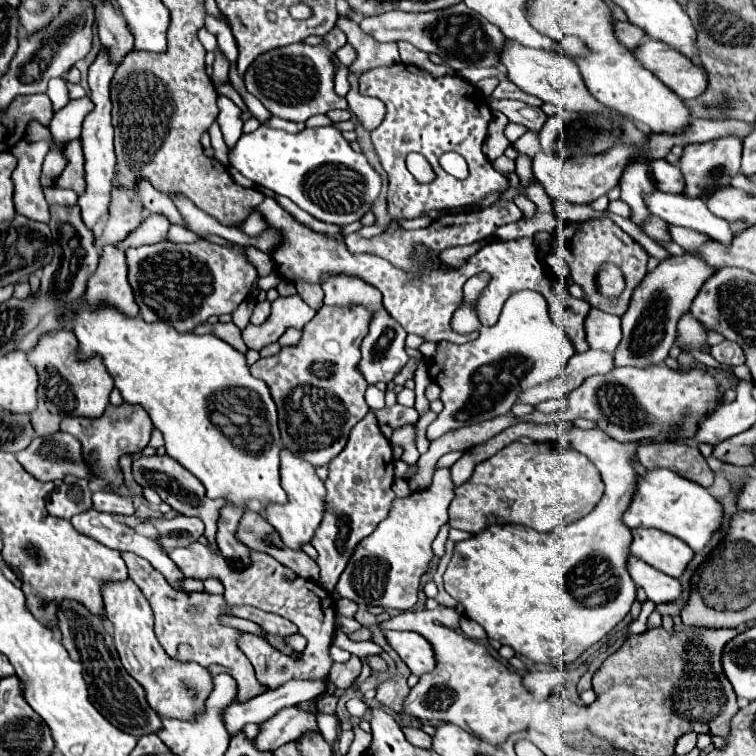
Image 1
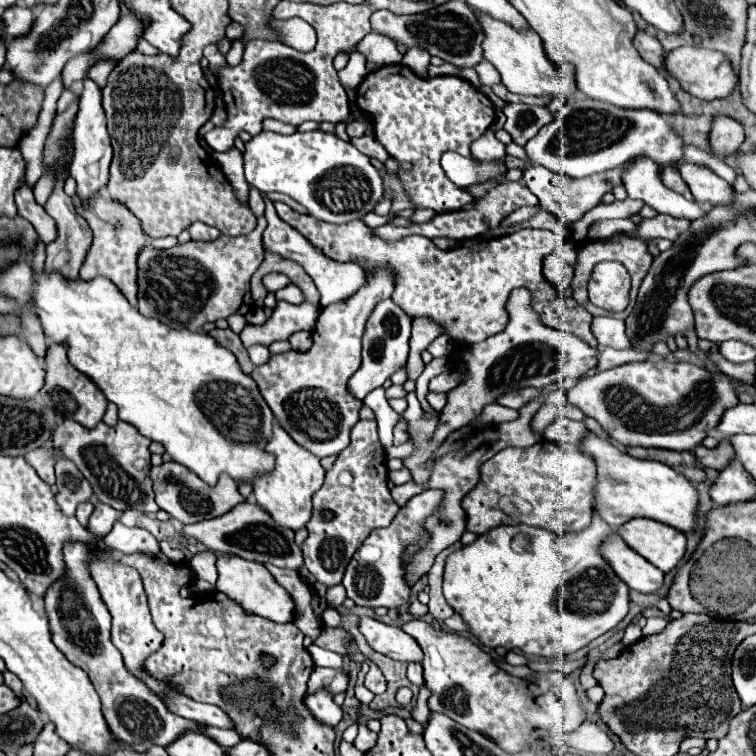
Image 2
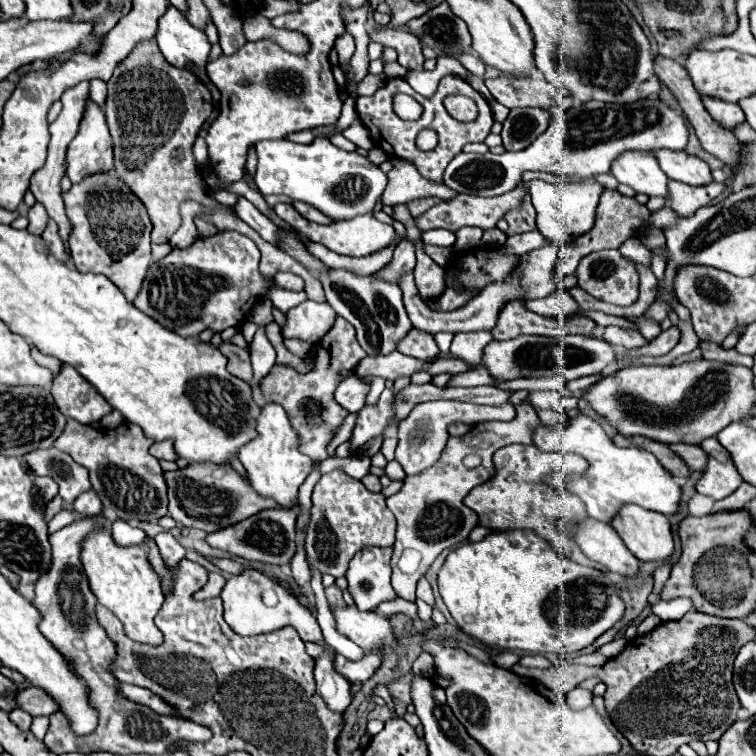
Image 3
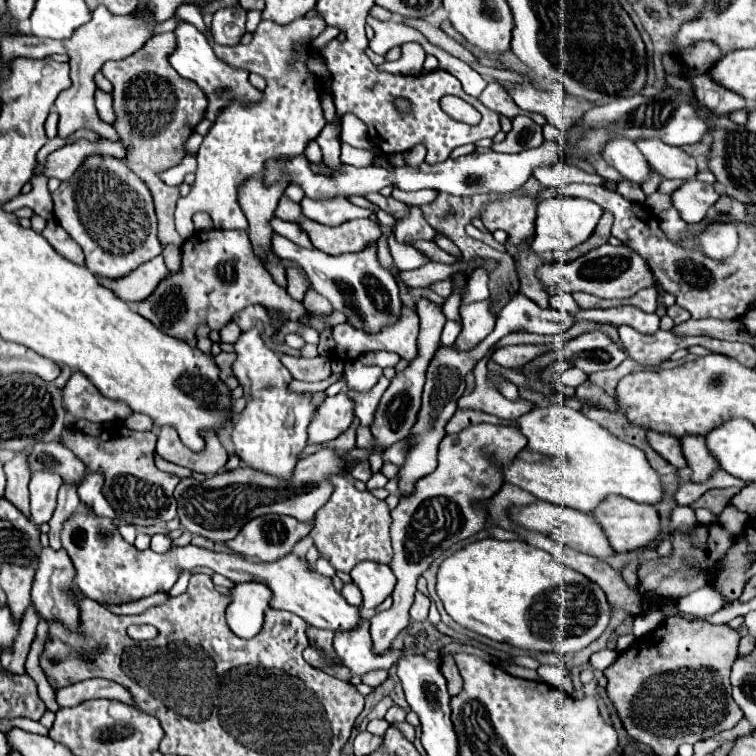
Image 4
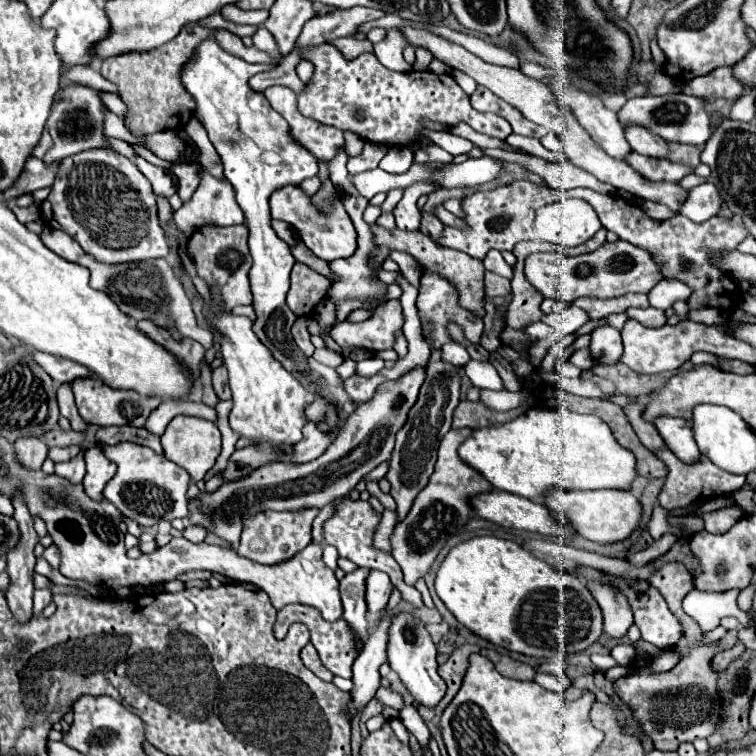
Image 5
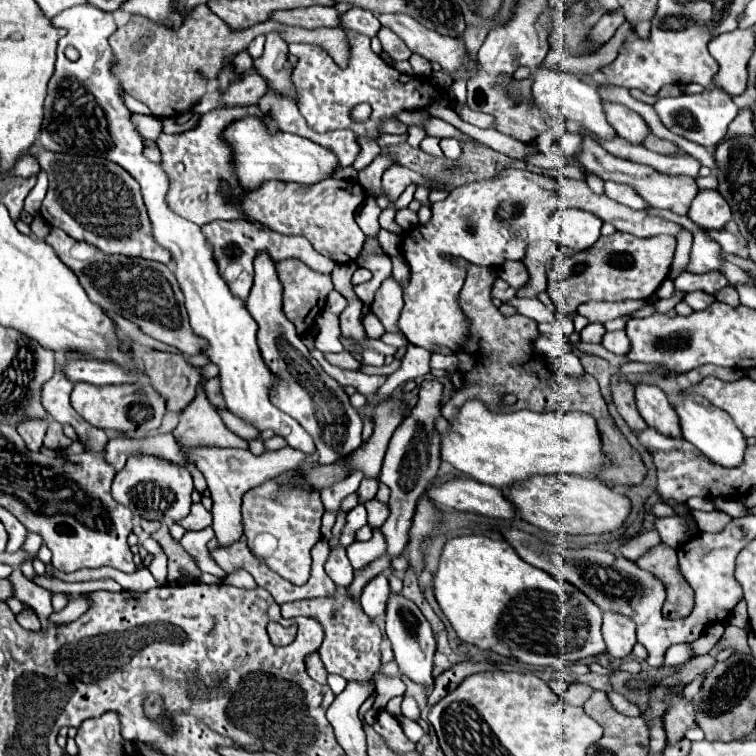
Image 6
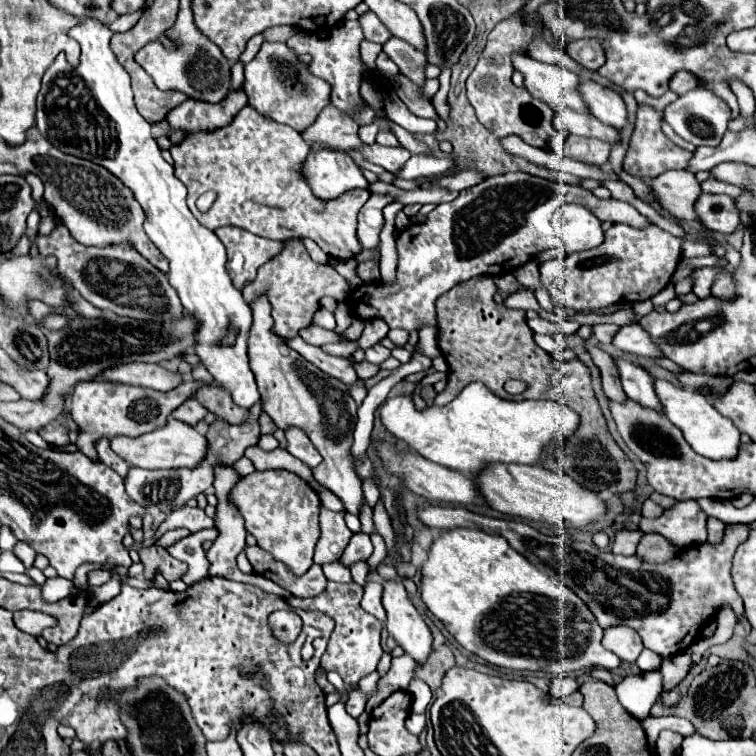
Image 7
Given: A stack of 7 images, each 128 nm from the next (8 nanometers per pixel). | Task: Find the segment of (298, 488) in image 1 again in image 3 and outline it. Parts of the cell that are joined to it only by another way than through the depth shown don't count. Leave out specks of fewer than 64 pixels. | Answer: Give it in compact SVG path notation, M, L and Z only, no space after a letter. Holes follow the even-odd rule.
M274 402L264 404L260 410L260 416L256 418L256 432L258 436L248 444L244 444L238 452L238 458L244 464L252 486L256 488L256 492L260 492L262 496L274 498L284 508L296 506L298 488L310 474L312 460L306 454L298 452L298 446L300 446L298 432L292 428L286 410ZM349 456L346 458L330 458L326 462L322 462L322 474L324 472L332 472L332 470L341 469L349 476L361 480L369 473L371 459L367 456Z

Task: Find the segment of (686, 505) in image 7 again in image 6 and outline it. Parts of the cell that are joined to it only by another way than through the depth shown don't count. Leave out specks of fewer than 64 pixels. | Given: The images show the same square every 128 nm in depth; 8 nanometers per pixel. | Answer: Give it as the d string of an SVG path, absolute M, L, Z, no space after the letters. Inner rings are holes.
M674 514L674 516L666 516L666 518L656 518L654 522L656 532L660 534L660 540L672 548L678 548L688 536L688 522L686 516Z

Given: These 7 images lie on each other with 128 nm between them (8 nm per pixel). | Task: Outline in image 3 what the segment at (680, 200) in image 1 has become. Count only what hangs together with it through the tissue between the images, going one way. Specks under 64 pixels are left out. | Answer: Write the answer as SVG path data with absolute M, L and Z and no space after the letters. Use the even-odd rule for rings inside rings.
M622 152L612 162L610 172L616 176L618 182L634 188L636 192L648 196L668 196L668 178L664 176L664 172L660 172L660 166L650 152Z

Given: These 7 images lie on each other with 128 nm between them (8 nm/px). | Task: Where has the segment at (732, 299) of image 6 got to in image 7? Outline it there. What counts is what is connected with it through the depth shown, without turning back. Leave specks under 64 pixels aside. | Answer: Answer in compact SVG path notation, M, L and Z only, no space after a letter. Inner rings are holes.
M726 272L718 274L714 278L714 284L712 284L712 296L720 296L720 298L732 298L732 280L728 278Z

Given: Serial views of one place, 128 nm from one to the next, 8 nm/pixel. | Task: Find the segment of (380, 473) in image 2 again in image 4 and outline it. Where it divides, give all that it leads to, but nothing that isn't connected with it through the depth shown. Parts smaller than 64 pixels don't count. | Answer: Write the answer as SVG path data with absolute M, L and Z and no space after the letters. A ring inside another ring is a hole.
M382 376L372 390L368 390L368 392L352 390L350 392L350 396L354 400L354 414L360 418L362 426L372 424L372 412L376 412L376 404L380 402L380 396L384 394L384 388L388 388L388 384L390 384L390 380L386 376ZM332 476L332 484L334 484L334 494L316 512L314 528L310 532L320 554L326 556L330 564L342 572L350 572L358 562L364 560L388 566L392 560L392 546L388 532L392 520L386 502L374 498L370 492L356 490L348 478Z

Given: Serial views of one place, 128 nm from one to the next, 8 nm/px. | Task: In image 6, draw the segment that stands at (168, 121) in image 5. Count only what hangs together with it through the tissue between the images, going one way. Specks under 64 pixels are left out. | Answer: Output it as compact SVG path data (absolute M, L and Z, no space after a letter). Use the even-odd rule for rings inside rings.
M196 6L182 12L182 24L178 30L156 24L146 16L132 16L130 22L118 28L110 38L112 52L116 56L116 72L120 72L120 82L124 90L146 104L154 116L158 118L176 118L188 112L200 96L204 96L208 80L216 78L222 68L228 64L238 52L246 50L248 44L258 34L270 34L280 30L278 34L286 42L308 42L326 48L326 52L338 60L342 66L348 62L348 44L342 28L298 28L286 26L276 20L268 20L264 24L256 24L246 28L244 32L228 32L226 24L212 14L206 6Z

